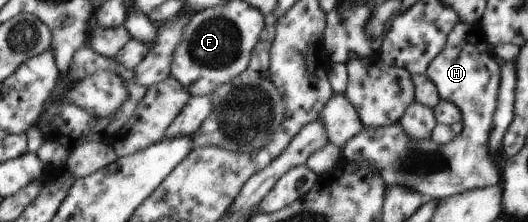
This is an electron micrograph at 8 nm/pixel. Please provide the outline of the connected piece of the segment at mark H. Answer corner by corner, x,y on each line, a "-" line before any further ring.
462,20
453,27
448,36
444,49
430,62
426,75
435,83
436,89
443,98
458,102
463,107
463,128
447,144
437,144
434,140
411,140
402,129
400,123
379,127
375,130
364,128
359,134
350,138
342,147
341,155
343,162
370,162
384,179
385,184
400,184
409,190
420,192
427,200
441,200
463,191
498,185
500,183
500,169
498,164
491,158
489,152
489,140
493,126
493,115
497,108
499,87
501,84
501,66
492,57
495,56
494,47
491,46
483,25
480,21
466,23

